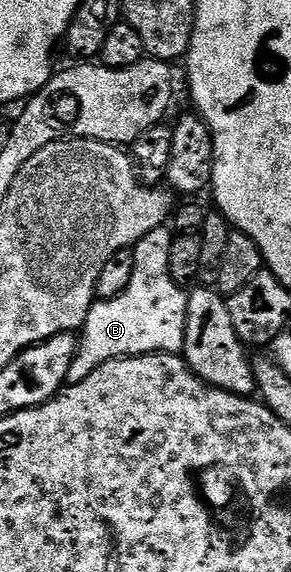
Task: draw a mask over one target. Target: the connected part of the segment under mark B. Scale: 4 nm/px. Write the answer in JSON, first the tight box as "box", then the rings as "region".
{"box":[70,225,189,384],"region":[[[162,225],[147,233],[147,237],[132,248],[135,273],[131,277],[131,285],[127,285],[119,297],[94,302],[87,313],[87,321],[79,332],[77,355],[71,361],[70,384],[83,381],[83,377],[91,377],[99,365],[112,359],[184,352],[189,297],[186,288],[176,283],[169,272],[169,254],[174,238],[174,232]]]}

